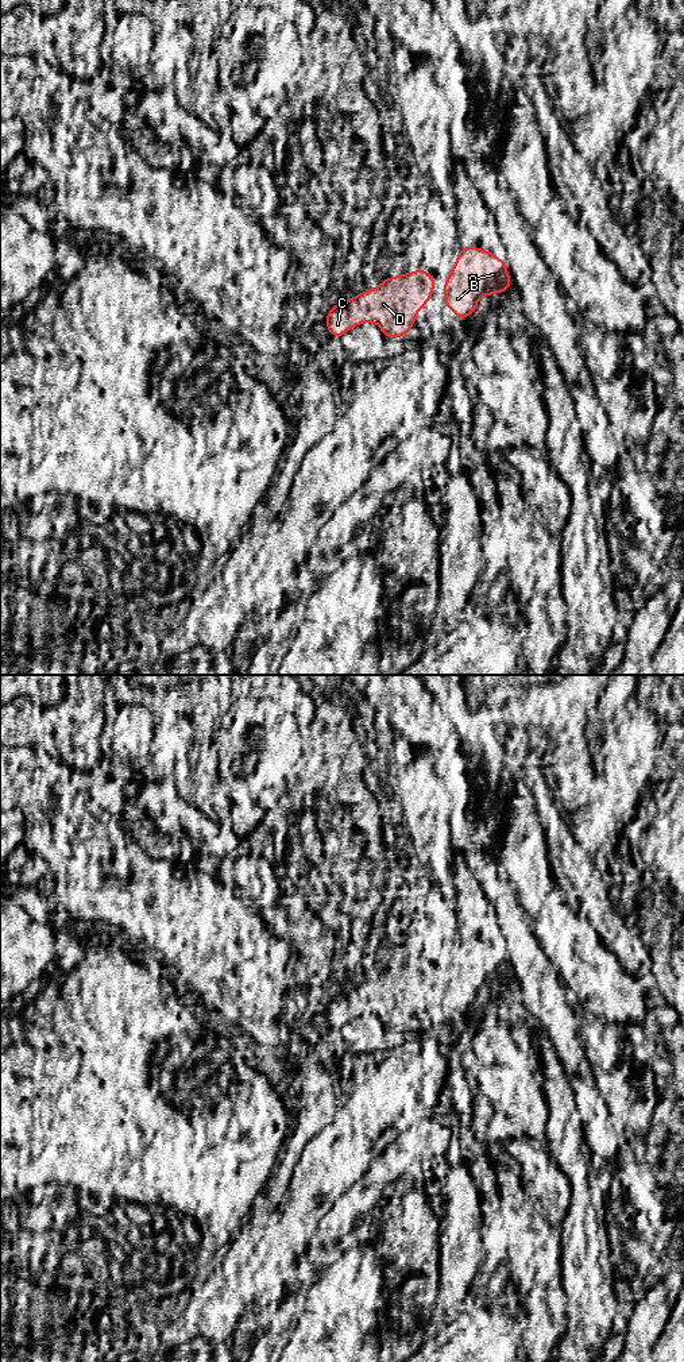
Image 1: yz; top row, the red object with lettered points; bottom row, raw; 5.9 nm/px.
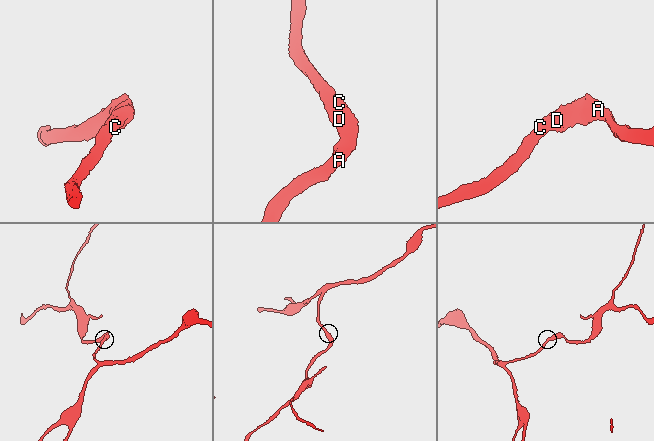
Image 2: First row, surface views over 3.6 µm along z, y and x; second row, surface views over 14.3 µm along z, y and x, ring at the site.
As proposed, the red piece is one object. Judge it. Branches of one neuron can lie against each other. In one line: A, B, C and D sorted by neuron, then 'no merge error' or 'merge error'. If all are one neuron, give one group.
A B C D | no merge error

